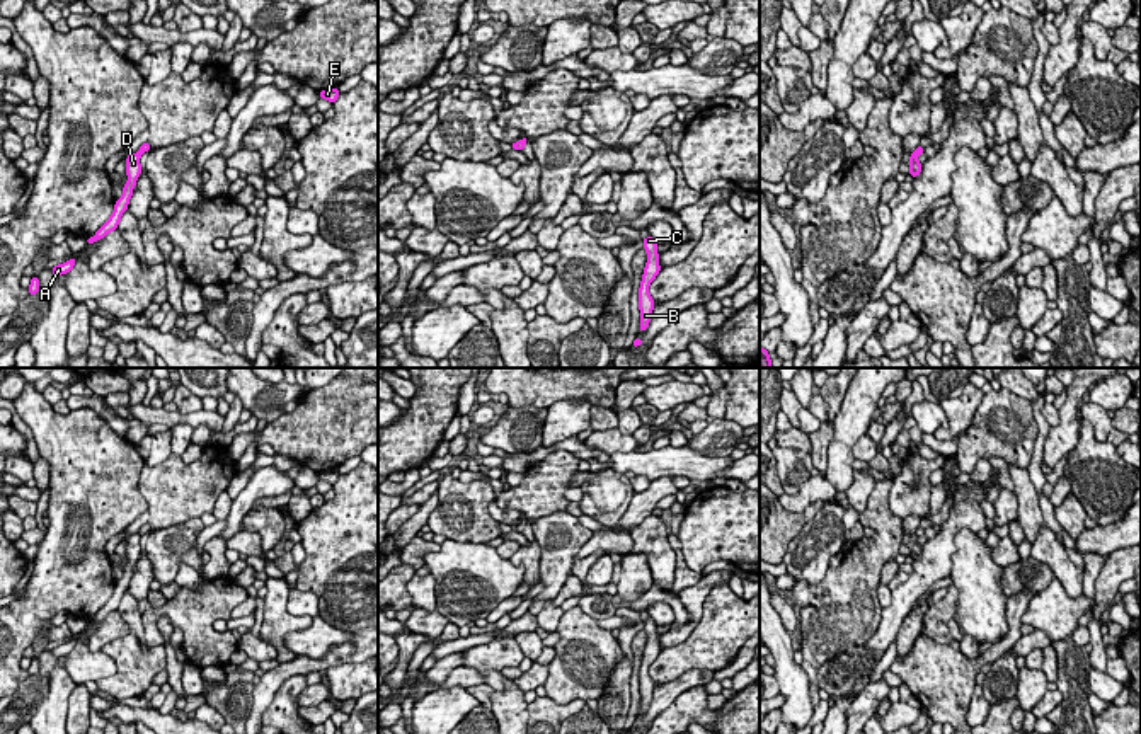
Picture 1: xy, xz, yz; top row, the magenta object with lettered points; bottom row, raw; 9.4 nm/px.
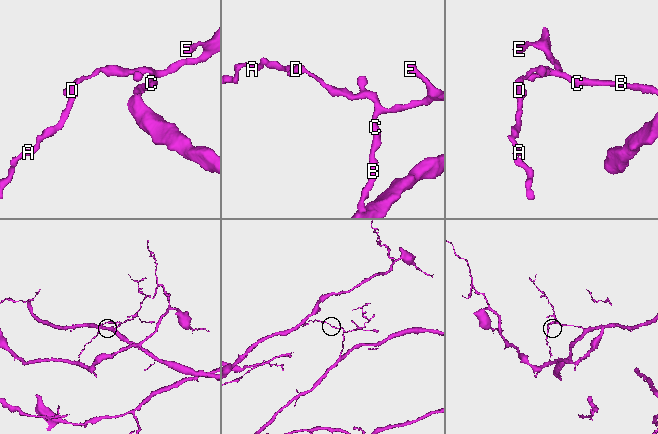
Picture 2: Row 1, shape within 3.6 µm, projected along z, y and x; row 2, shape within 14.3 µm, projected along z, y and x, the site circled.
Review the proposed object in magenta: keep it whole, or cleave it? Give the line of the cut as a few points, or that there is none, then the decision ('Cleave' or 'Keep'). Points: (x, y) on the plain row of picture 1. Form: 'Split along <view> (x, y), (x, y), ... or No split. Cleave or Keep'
Split along xz (521, 521), (515, 530). Cleave

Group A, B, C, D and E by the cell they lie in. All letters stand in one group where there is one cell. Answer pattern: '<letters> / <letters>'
A D / B C E

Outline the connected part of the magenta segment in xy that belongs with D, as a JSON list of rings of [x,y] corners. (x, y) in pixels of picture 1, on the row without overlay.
[[[138,533],[126,538],[128,564],[123,569],[123,577],[116,581],[114,593],[109,601],[95,613],[94,618],[85,620],[89,627],[104,620],[107,615],[116,613],[123,594],[128,591],[129,581],[133,577],[133,569],[136,567],[136,562],[141,555],[140,538],[141,536]]]

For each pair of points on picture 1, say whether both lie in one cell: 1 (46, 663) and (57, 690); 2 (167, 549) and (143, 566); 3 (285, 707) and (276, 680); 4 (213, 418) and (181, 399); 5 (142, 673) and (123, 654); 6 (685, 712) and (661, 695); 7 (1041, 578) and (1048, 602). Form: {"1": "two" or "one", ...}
{"1": "one", "2": "two", "3": "two", "4": "two", "5": "one", "6": "two", "7": "two"}

